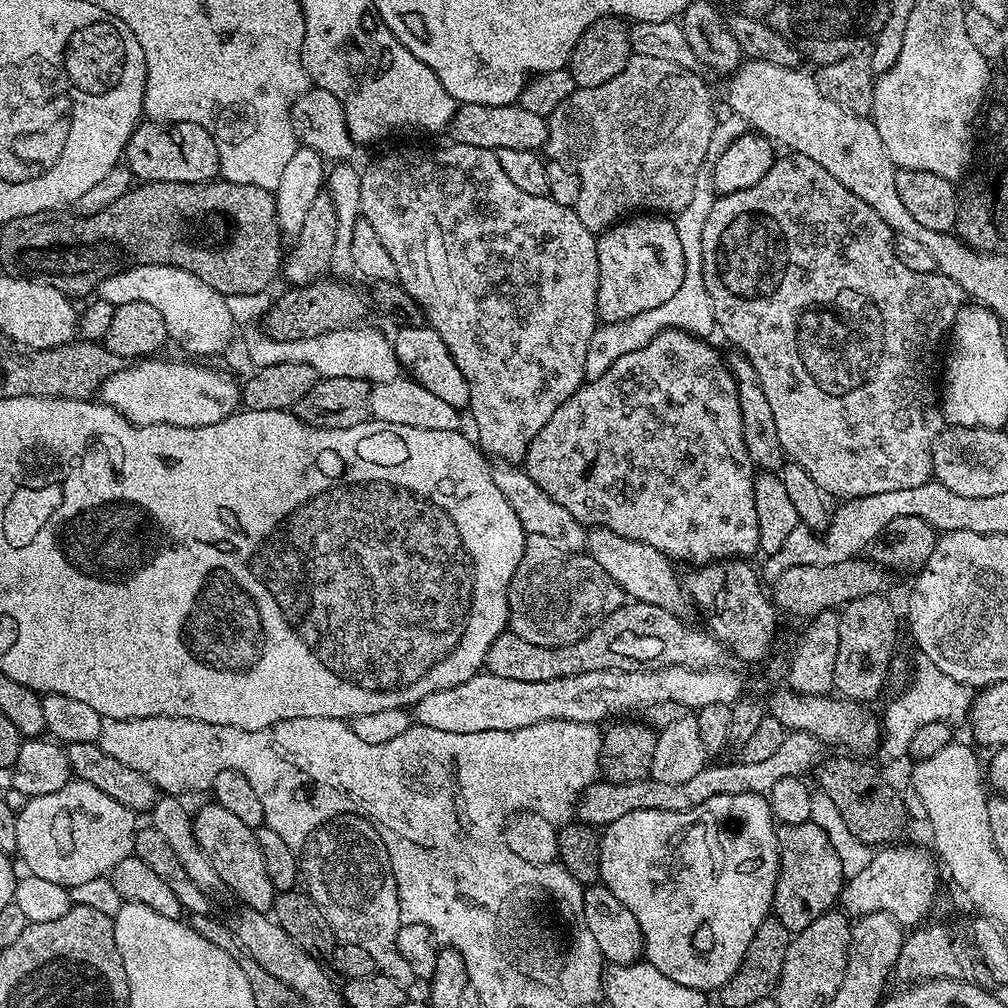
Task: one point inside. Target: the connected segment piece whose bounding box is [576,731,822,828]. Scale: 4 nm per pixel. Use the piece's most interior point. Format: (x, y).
(602, 803)

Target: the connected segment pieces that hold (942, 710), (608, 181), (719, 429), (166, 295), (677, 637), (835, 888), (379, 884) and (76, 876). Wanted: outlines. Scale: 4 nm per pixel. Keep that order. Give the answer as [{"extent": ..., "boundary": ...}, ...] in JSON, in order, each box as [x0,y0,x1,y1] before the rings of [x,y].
[{"extent":[878,655,974,760],"boundary":[[[921,655],[916,664],[916,669],[912,672],[912,681],[908,684],[908,689],[885,710],[882,715],[882,732],[878,745],[879,755],[884,755],[888,760],[896,760],[908,756],[910,738],[914,738],[914,733],[927,726],[930,722],[946,722],[953,726],[969,719],[972,702],[974,699],[973,689],[968,685],[950,678],[950,674],[942,674],[930,658]]]},{"extent":[542,54,718,234],"boundary":[[[633,54],[622,74],[610,78],[610,82],[602,82],[602,86],[577,88],[558,110],[546,117],[548,137],[542,152],[549,161],[578,174],[580,193],[575,209],[578,218],[582,218],[582,226],[599,234],[631,217],[637,210],[675,214],[690,202],[698,170],[718,121],[718,113],[712,105],[712,92],[698,73],[691,68],[674,66],[674,62]]]},{"extent":[522,326,760,566],"boundary":[[[675,326],[665,327],[645,348],[634,350],[630,354],[622,354],[602,378],[581,384],[580,388],[558,410],[554,410],[550,422],[538,430],[534,442],[530,442],[528,453],[524,455],[522,467],[525,472],[558,502],[558,506],[566,506],[574,518],[585,526],[595,526],[614,530],[614,534],[622,534],[622,538],[634,538],[638,542],[646,542],[646,546],[654,546],[662,555],[673,562],[689,560],[689,565],[699,566],[711,564],[718,560],[734,560],[752,558],[760,547],[758,538],[758,510],[754,506],[754,482],[757,473],[750,454],[746,450],[746,442],[742,438],[742,414],[738,406],[738,390],[725,361],[708,345],[707,339],[701,338],[691,331]]]},{"extent":[98,263,234,358],"boundary":[[[135,263],[121,267],[101,281],[98,296],[114,306],[126,302],[146,302],[146,306],[154,306],[154,310],[162,314],[162,322],[166,322],[169,341],[173,345],[176,343],[182,351],[189,352],[192,358],[212,356],[232,340],[234,323],[225,296],[206,286],[206,282],[190,270],[182,270],[173,264]]]},{"extent":[484,602,722,682],"boundary":[[[626,602],[614,614],[610,614],[596,625],[587,636],[570,646],[534,646],[534,642],[526,642],[526,638],[518,638],[511,630],[506,630],[490,646],[484,659],[487,675],[498,678],[514,678],[514,682],[550,682],[550,678],[574,678],[578,674],[590,674],[590,670],[638,670],[639,668],[663,668],[670,664],[685,664],[687,668],[714,668],[721,663],[722,645],[711,631],[703,627],[691,628],[680,621],[681,617],[670,610],[662,610],[662,606]]]},{"extent":[772,820,846,934],"boundary":[[[811,820],[801,824],[781,824],[776,829],[776,837],[780,847],[780,869],[772,895],[772,912],[774,919],[782,922],[788,932],[795,934],[806,930],[806,926],[810,926],[810,922],[814,922],[814,918],[823,912],[833,911],[846,879],[838,853],[826,836],[826,830]]]},{"extent":[302,814,416,986],"boundary":[[[341,814],[320,825],[302,849],[302,884],[308,896],[318,902],[318,910],[322,910],[322,918],[326,918],[337,941],[362,946],[362,950],[374,958],[376,971],[394,978],[394,982],[408,986],[416,980],[414,970],[410,970],[406,958],[398,952],[398,930],[402,923],[398,886],[390,866],[388,845],[384,842],[381,829],[371,819]]]},{"extent":[16,778,137,890],"boundary":[[[73,778],[62,790],[33,796],[23,803],[24,809],[16,812],[16,852],[31,875],[75,890],[99,876],[107,877],[122,858],[134,853],[137,813],[114,802],[110,794],[102,794],[90,782]]]}]

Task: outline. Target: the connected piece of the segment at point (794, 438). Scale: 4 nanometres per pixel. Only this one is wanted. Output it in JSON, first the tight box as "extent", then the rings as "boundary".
{"extent":[698,152,966,501],"boundary":[[[797,152],[781,155],[770,166],[770,170],[766,170],[766,175],[759,182],[754,182],[754,186],[746,186],[746,190],[734,190],[734,194],[717,195],[710,210],[710,218],[706,218],[706,227],[702,230],[702,242],[698,249],[698,255],[700,255],[701,262],[704,263],[704,284],[702,283],[702,288],[703,291],[707,292],[708,302],[714,310],[716,327],[721,333],[724,331],[725,338],[733,344],[731,347],[735,351],[741,352],[750,362],[750,366],[754,366],[754,370],[758,370],[758,382],[762,382],[762,390],[766,390],[770,410],[774,413],[774,427],[778,429],[778,442],[782,442],[782,450],[791,463],[802,466],[802,470],[806,470],[806,474],[810,474],[810,478],[814,478],[814,482],[818,482],[818,486],[825,494],[829,497],[840,496],[841,501],[862,498],[870,494],[886,494],[890,490],[910,490],[913,486],[922,486],[933,479],[932,447],[938,438],[938,434],[946,426],[942,411],[942,400],[938,395],[938,357],[941,355],[942,345],[945,343],[946,337],[952,331],[952,324],[956,320],[956,315],[966,304],[962,286],[958,286],[958,282],[954,282],[954,278],[946,278],[938,270],[930,274],[914,274],[914,270],[902,266],[902,262],[898,262],[898,254],[894,254],[892,228],[886,226],[886,222],[882,222],[882,218],[878,218],[875,210],[870,210],[870,206],[866,206],[866,202],[862,202],[862,198],[858,198],[858,194],[846,190],[846,186],[842,186],[842,182],[838,182],[838,178],[834,178],[834,174],[830,174],[830,170],[822,170],[822,166],[818,162],[814,162],[814,158],[806,158]]]}

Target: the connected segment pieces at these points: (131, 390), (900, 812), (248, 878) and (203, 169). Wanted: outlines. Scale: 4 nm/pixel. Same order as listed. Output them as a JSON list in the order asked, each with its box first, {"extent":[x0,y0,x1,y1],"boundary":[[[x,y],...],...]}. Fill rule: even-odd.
[{"extent":[98,358,241,428],"boundary":[[[144,358],[121,366],[113,376],[106,378],[98,393],[99,399],[135,425],[173,424],[187,428],[214,426],[214,422],[222,422],[241,407],[241,385],[224,373],[202,368],[198,362],[171,364],[160,359]]]},{"extent":[814,754,908,846],"boundary":[[[836,754],[833,760],[825,759],[823,763],[815,769],[814,777],[820,785],[819,791],[828,795],[828,800],[834,806],[834,810],[838,810],[838,814],[842,816],[842,820],[858,840],[869,846],[884,846],[893,843],[904,824],[908,820],[908,812],[904,809],[904,798],[899,791],[895,792],[890,785],[884,781],[884,776],[872,764],[863,764],[863,759],[853,758],[848,754]]]},{"extent":[192,802,277,913],"boundary":[[[215,802],[195,809],[192,825],[202,850],[206,850],[206,858],[210,858],[218,878],[222,878],[224,888],[232,891],[241,900],[239,903],[243,907],[267,913],[276,901],[277,891],[270,882],[270,874],[266,874],[266,865],[254,829]]]},{"extent":[123,119,220,184],"boundary":[[[145,119],[137,124],[124,148],[123,163],[128,165],[137,181],[178,182],[179,184],[206,184],[220,176],[218,146],[202,126],[194,122],[166,124]]]}]

